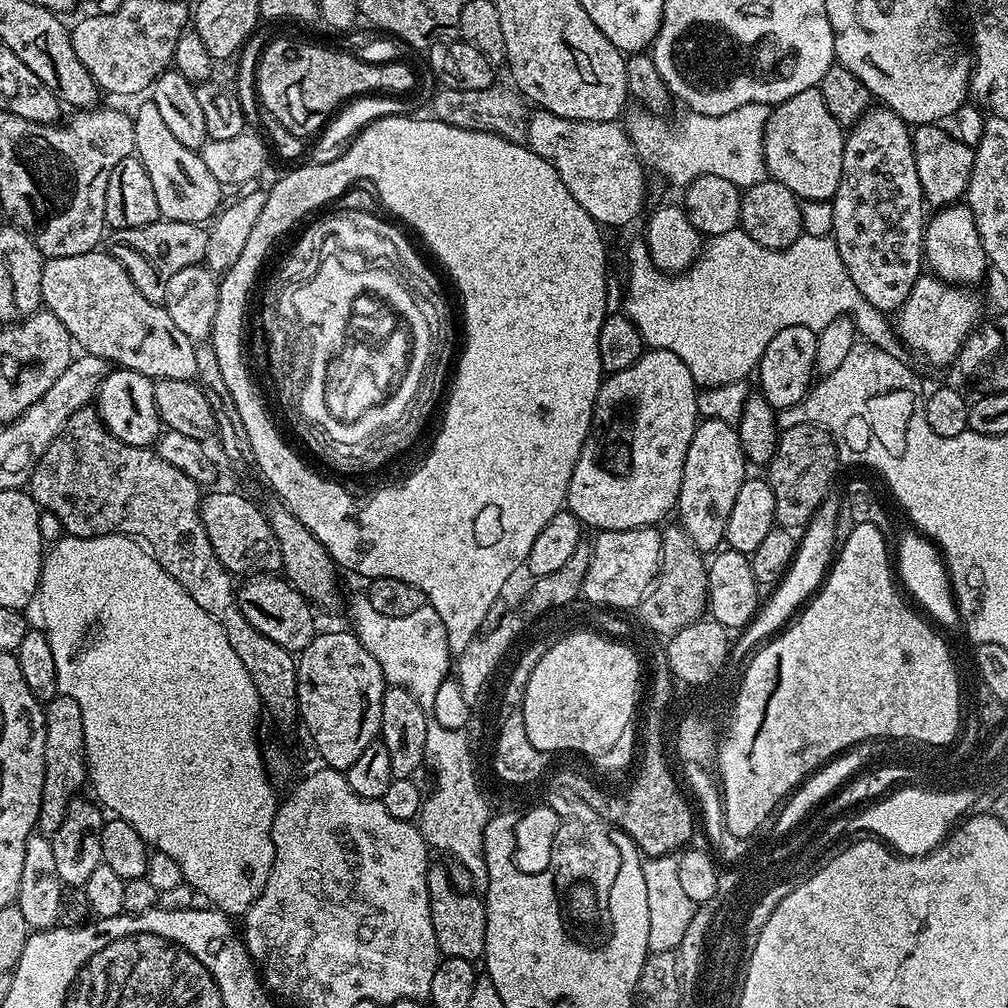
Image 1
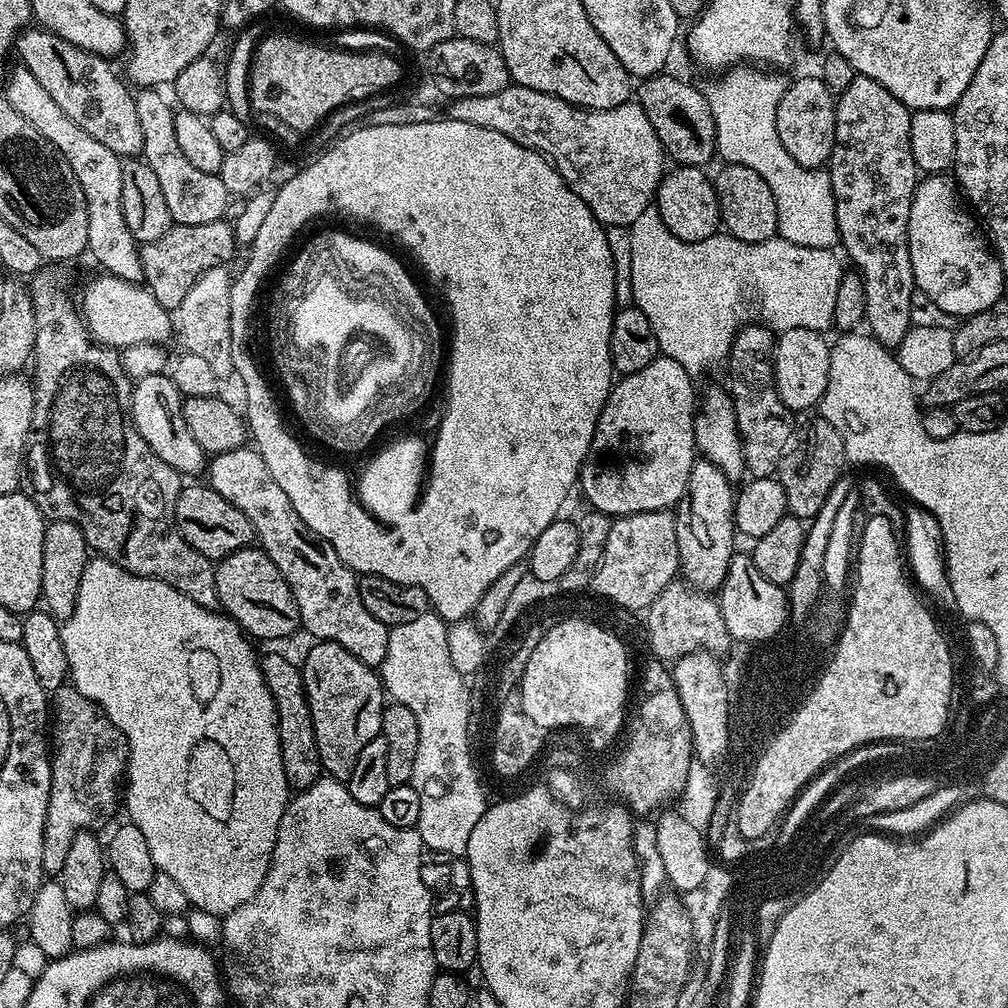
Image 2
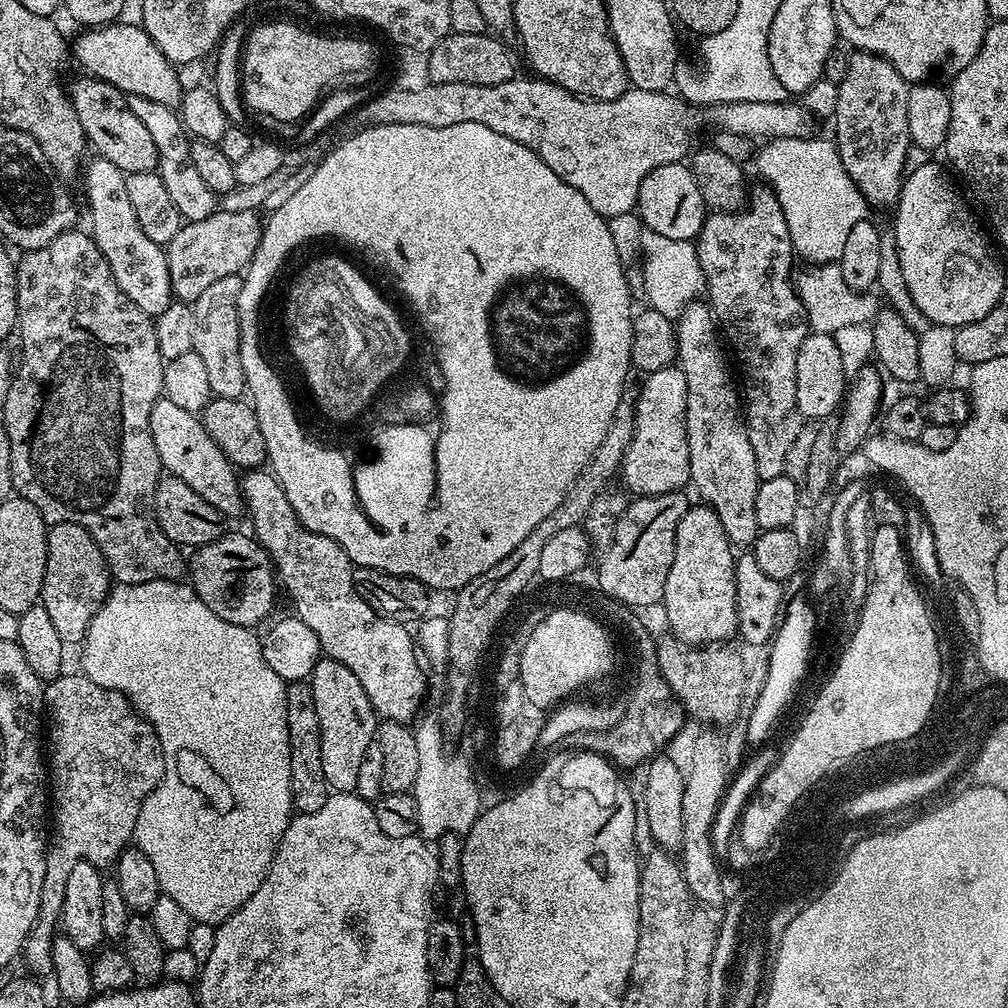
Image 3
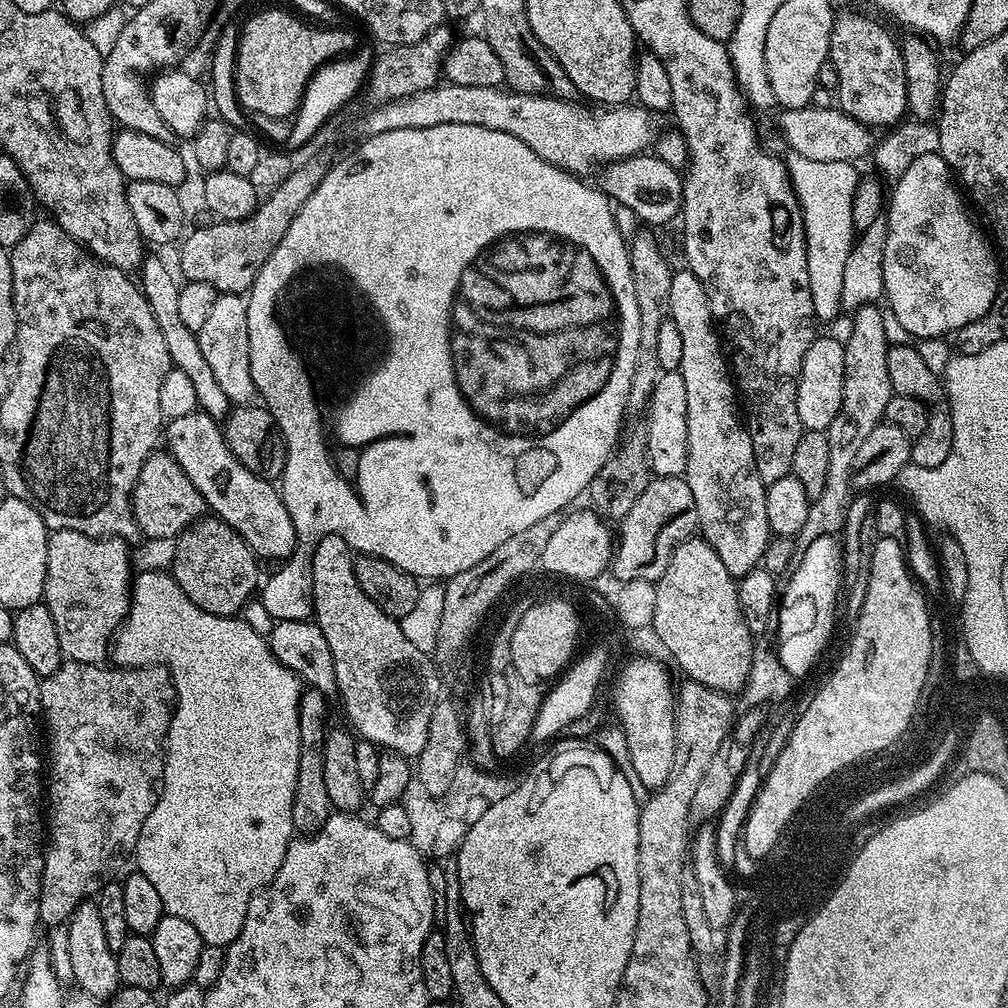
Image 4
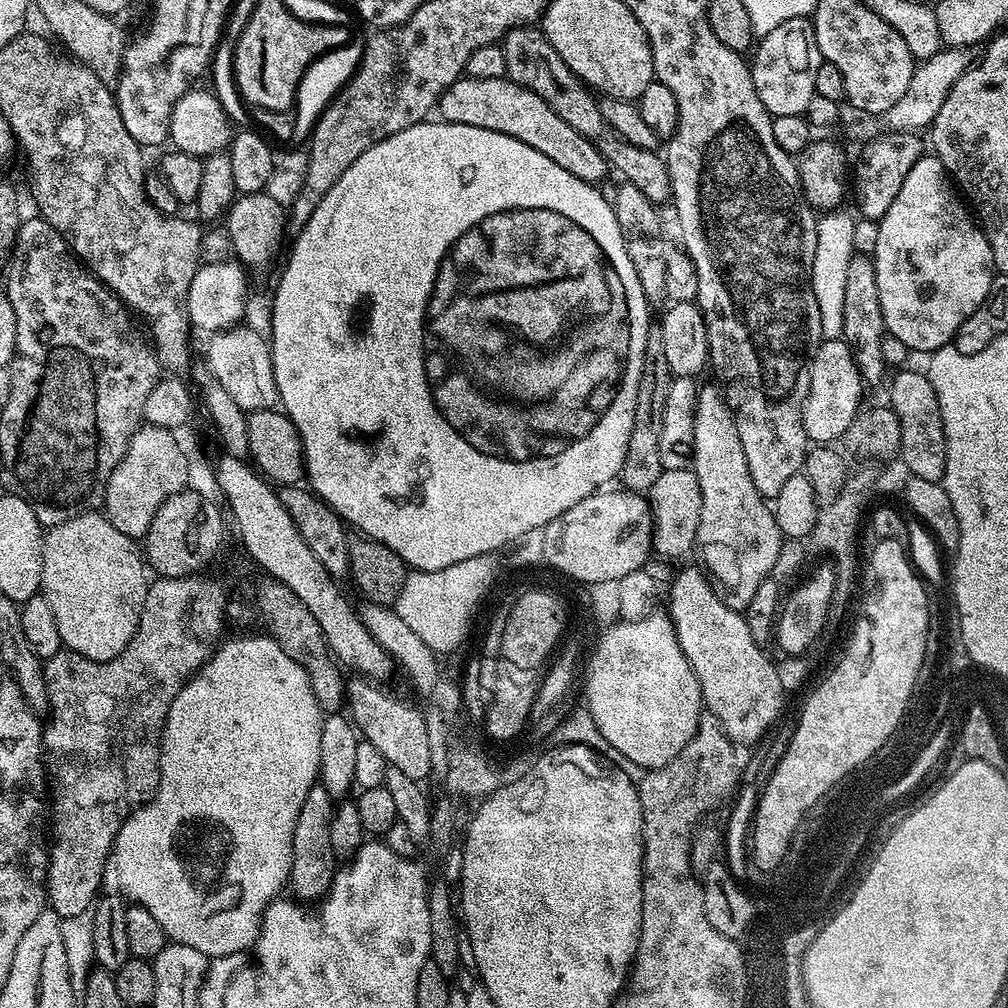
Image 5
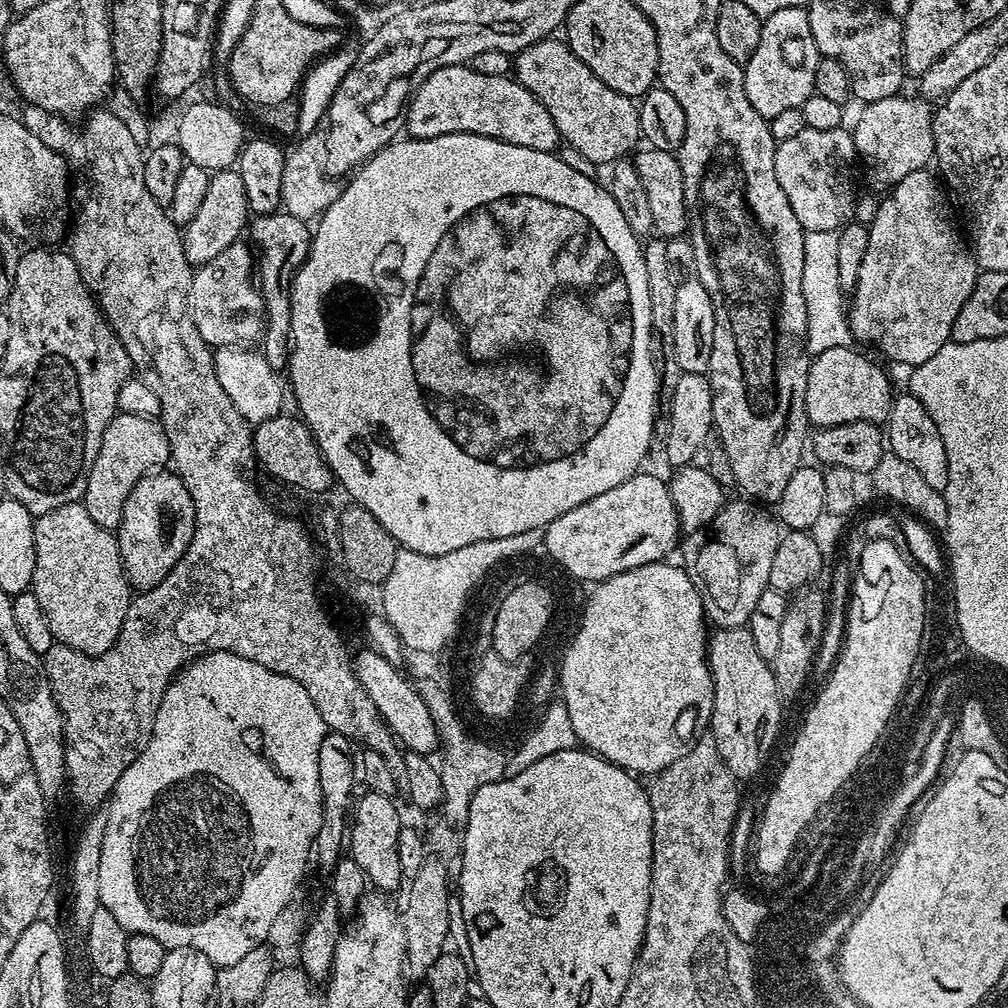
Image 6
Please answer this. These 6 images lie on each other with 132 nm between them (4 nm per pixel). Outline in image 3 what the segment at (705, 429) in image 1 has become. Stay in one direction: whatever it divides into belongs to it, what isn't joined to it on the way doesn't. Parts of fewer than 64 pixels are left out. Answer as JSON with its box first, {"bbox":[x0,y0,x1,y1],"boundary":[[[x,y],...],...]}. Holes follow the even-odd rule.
{"bbox":[662,502,738,646],"boundary":[[[700,502],[695,506],[689,506],[686,514],[682,514],[682,522],[678,522],[678,530],[676,531],[676,541],[674,542],[674,562],[670,562],[670,574],[666,574],[666,590],[664,591],[664,599],[662,601],[662,609],[664,608],[664,616],[668,619],[668,628],[673,637],[693,646],[707,646],[713,643],[723,643],[731,641],[731,636],[737,635],[736,623],[738,622],[738,614],[736,613],[736,556],[734,555],[734,546],[728,540],[726,530],[722,530],[722,522],[718,522],[718,514],[714,514],[714,510],[707,504]]]}

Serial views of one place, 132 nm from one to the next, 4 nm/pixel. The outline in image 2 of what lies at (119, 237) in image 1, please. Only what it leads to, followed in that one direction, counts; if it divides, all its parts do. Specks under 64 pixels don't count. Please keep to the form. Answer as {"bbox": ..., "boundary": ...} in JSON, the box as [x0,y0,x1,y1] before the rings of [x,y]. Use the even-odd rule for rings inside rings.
{"bbox":[140,219,238,310],"boundary":[[[227,219],[202,222],[202,226],[173,224],[158,242],[140,245],[143,283],[164,308],[175,310],[178,302],[186,298],[186,290],[206,270],[227,265],[228,259],[238,251],[233,225]]]}

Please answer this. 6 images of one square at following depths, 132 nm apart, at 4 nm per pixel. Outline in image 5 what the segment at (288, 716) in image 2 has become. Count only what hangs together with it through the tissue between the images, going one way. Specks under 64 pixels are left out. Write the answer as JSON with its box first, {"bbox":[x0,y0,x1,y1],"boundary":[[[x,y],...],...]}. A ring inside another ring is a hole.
{"bbox":[287,783,338,902],"boundary":[[[321,783],[313,784],[310,794],[302,801],[302,810],[298,810],[298,818],[294,822],[294,838],[292,839],[292,861],[287,887],[292,888],[291,895],[297,901],[319,902],[324,899],[338,871],[338,857],[330,846],[330,822],[334,800],[327,794]]]}

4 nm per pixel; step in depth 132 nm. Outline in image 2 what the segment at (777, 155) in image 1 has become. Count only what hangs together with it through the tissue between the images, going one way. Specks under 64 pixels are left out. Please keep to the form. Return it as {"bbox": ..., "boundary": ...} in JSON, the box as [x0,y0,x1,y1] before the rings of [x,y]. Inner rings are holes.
{"bbox":[776,74,837,169],"boundary":[[[816,74],[800,76],[785,87],[776,115],[778,138],[782,138],[786,154],[803,168],[823,169],[831,161],[836,141],[836,102],[837,97]]]}

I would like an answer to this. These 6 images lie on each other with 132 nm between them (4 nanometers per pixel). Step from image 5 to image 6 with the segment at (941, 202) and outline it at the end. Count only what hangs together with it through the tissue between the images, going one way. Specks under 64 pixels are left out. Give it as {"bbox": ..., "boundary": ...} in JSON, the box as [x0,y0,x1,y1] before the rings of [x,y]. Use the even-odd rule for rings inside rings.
{"bbox":[846,170,978,366],"boundary":[[[925,170],[906,174],[906,178],[889,191],[892,193],[881,199],[872,224],[867,225],[869,246],[863,255],[857,284],[850,292],[850,303],[846,308],[848,331],[852,333],[853,341],[861,340],[877,348],[886,359],[907,366],[934,358],[934,354],[951,341],[954,318],[958,318],[958,310],[966,306],[966,298],[970,298],[978,275],[978,265],[969,241],[958,227],[957,217],[955,220],[948,209],[949,197],[941,181],[930,173]]]}

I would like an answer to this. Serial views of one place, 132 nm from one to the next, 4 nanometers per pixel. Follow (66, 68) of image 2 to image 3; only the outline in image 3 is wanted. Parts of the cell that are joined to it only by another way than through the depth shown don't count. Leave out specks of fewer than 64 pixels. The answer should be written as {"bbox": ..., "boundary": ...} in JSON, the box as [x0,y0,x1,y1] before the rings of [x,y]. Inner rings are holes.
{"bbox":[70,74,158,172],"boundary":[[[80,74],[80,77],[70,84],[72,105],[78,114],[78,122],[82,122],[85,141],[96,147],[97,157],[114,162],[118,170],[129,172],[154,172],[158,158],[158,146],[154,146],[154,138],[142,126],[140,119],[134,115],[134,110],[128,108],[128,96],[104,80],[94,76]]]}

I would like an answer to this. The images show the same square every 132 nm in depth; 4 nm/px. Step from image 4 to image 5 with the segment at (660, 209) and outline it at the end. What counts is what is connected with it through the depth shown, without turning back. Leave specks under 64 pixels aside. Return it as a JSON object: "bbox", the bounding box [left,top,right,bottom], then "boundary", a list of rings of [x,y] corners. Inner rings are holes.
{"bbox":[438,75,610,185],"boundary":[[[463,75],[440,96],[438,105],[439,119],[445,124],[461,124],[462,126],[478,126],[486,130],[494,130],[498,134],[506,134],[510,138],[518,138],[518,142],[526,142],[526,146],[534,146],[538,154],[546,154],[550,162],[558,162],[562,170],[570,170],[574,178],[584,180],[587,184],[599,185],[600,179],[610,172],[610,165],[602,158],[595,143],[587,140],[570,122],[562,122],[538,94],[518,86],[507,78],[470,78]]]}

